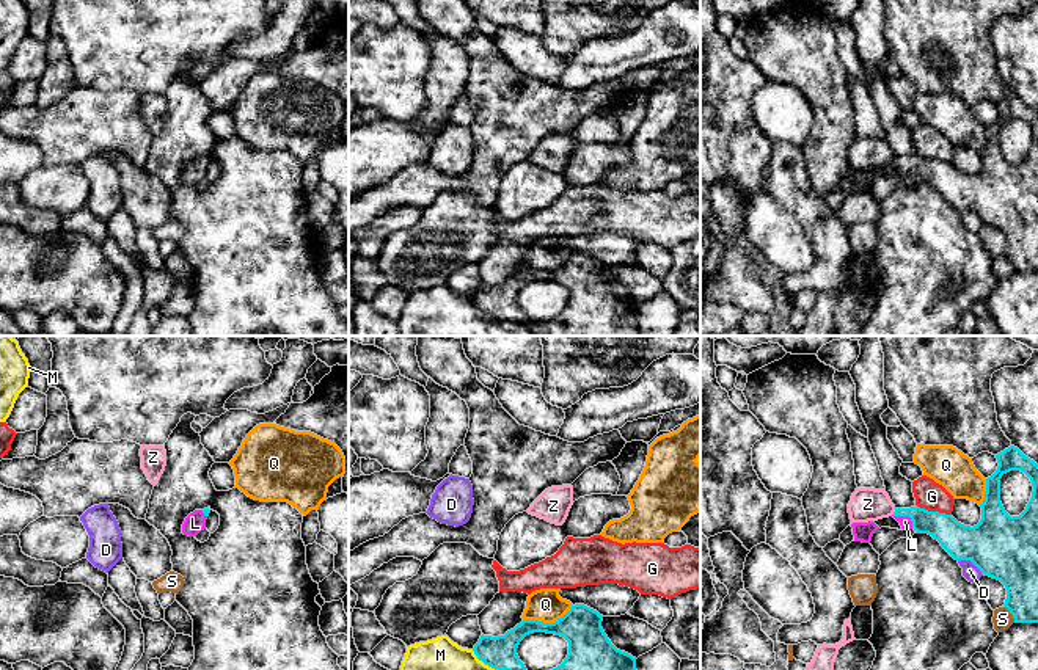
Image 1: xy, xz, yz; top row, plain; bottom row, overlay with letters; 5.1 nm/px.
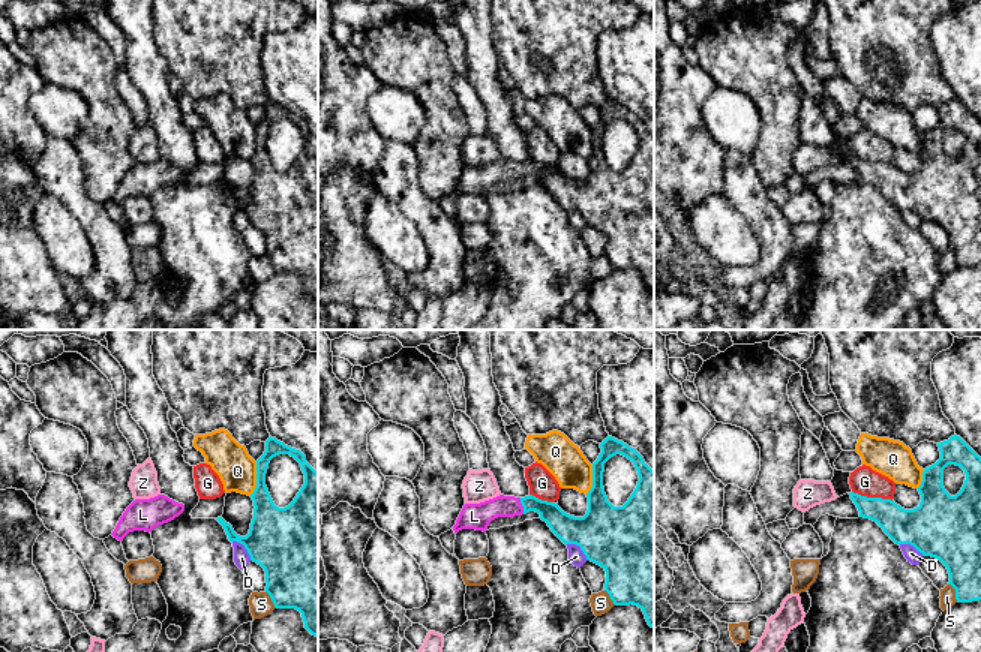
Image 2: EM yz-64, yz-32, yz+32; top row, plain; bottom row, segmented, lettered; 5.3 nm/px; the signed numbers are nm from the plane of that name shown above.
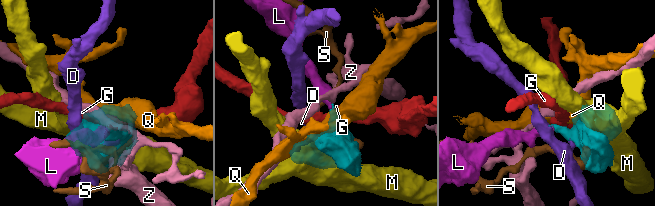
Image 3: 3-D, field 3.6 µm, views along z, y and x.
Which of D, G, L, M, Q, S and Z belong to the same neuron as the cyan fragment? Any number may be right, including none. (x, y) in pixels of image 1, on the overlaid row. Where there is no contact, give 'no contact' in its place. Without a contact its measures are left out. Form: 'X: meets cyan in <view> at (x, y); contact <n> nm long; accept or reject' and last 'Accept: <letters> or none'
D: meets cyan in yz at (971, 560); contact 150 nm long; reject
G: meets cyan in yz at (935, 512); contact 180 nm long; reject
L: meets cyan in yz at (906, 515); contact 130 nm long; accept
M: meets cyan in xz at (482, 661); contact 160 nm long; reject
Q: meets cyan in xz at (548, 623); contact 260 nm long; reject
S: meets cyan in yz at (1010, 612); contact 110 nm long; reject
Z: meets cyan in yz at (894, 512); contact 40 nm long; reject
Accept: L

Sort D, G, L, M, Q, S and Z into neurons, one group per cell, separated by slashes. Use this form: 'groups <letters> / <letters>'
groups D / G / L / M / Q / S / Z

